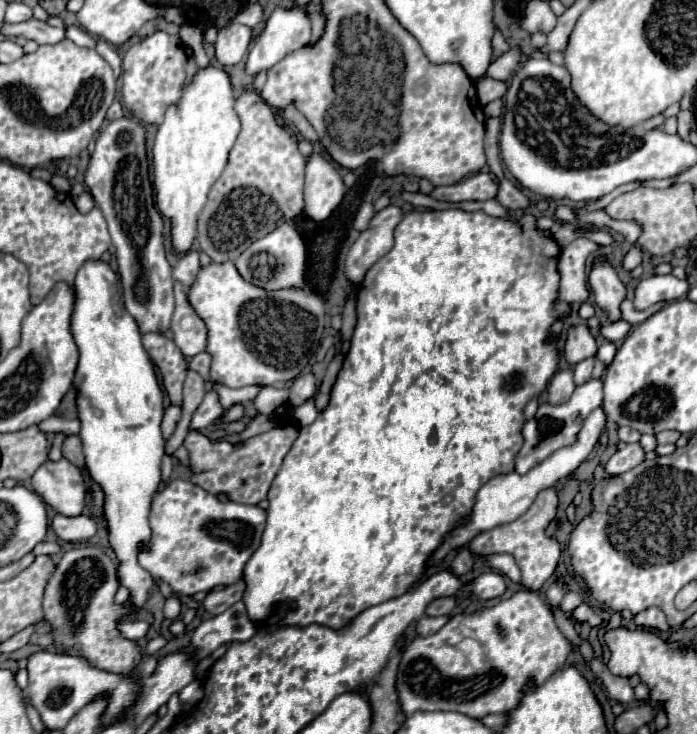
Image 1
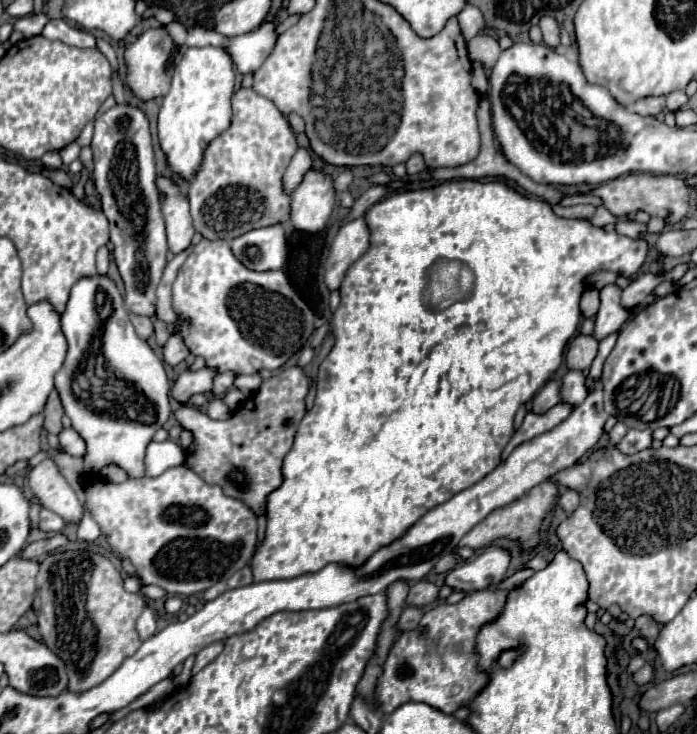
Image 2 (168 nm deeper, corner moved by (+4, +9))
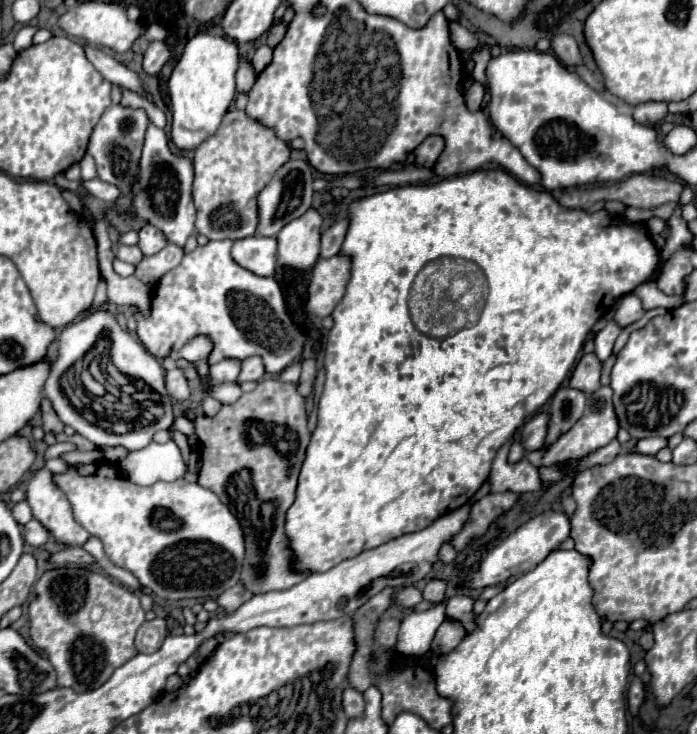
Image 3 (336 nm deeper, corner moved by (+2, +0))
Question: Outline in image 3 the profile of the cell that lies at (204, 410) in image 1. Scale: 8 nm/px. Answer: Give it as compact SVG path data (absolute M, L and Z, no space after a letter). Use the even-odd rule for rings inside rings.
M252 356L248 360L242 362L242 370L240 370L240 376L238 376L238 384L242 382L250 382L250 380L262 380L264 378L264 366L262 366L262 360L258 356Z

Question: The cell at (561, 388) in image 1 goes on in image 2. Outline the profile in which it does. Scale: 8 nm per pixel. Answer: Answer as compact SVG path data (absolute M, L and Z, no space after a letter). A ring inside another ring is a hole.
M548 381L540 391L538 395L534 397L532 401L532 411L534 413L546 413L548 409L552 409L554 405L560 403L560 383L558 381Z

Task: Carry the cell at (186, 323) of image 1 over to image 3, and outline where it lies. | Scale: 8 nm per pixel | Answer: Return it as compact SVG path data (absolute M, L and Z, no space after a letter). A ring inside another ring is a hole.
M180 368L176 370L168 370L166 372L166 388L170 392L170 396L174 400L186 400L190 396L190 388L188 388L188 382L186 382L186 376Z

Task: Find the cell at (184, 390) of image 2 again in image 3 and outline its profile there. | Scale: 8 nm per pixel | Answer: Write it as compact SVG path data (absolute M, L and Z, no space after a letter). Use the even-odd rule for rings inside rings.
M222 360L214 366L210 366L208 376L212 376L212 384L224 384L224 382L234 382L238 372L240 372L238 360Z

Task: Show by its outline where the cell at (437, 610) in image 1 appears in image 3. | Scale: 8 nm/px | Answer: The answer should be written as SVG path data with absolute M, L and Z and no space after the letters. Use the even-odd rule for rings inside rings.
M408 586L408 588L402 588L398 594L396 594L396 600L400 602L400 606L404 608L414 608L416 604L420 604L424 600L422 592L416 588L416 586Z

